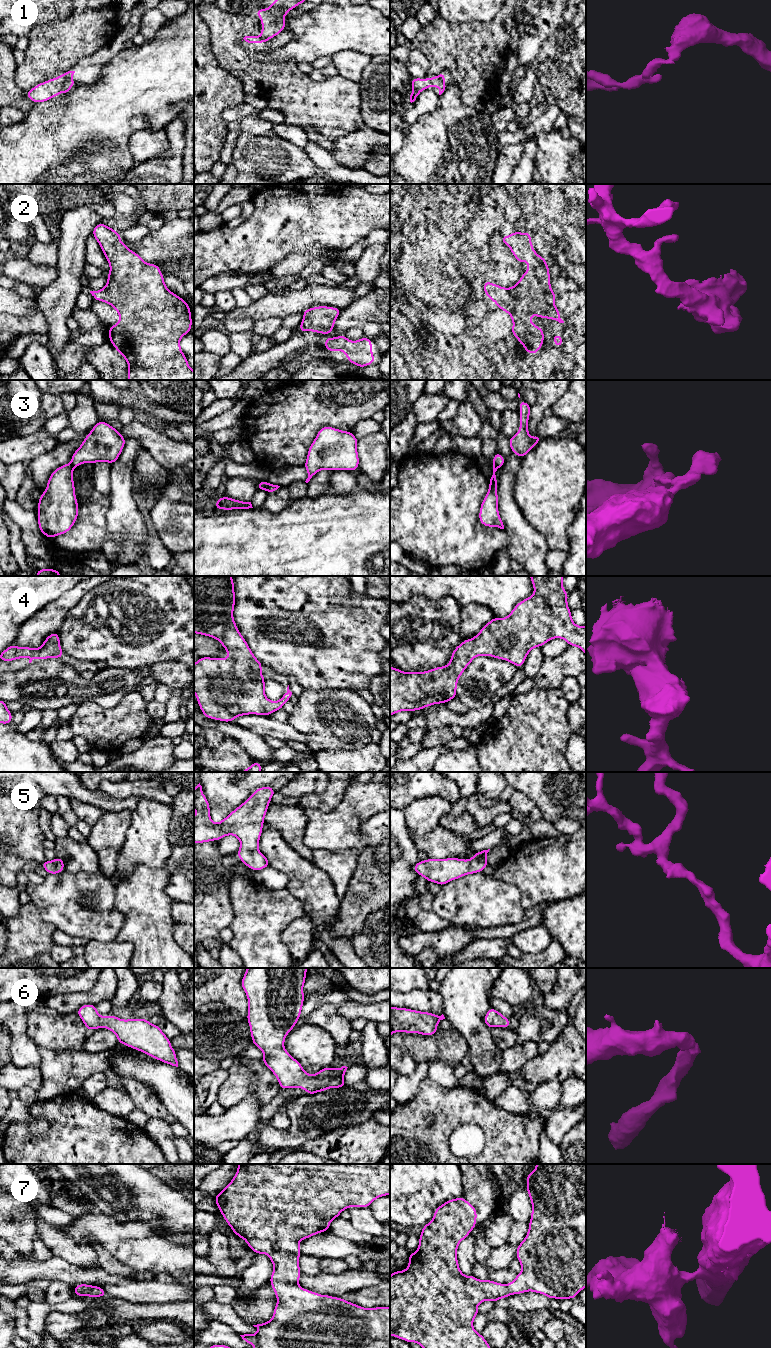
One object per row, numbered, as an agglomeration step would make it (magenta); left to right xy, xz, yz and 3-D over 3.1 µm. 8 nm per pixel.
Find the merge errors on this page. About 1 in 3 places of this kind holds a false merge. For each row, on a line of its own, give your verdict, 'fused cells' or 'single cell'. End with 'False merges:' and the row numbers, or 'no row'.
1: fused cells
2: single cell
3: fused cells
4: single cell
5: single cell
6: single cell
7: single cell
False merges: 1, 3

